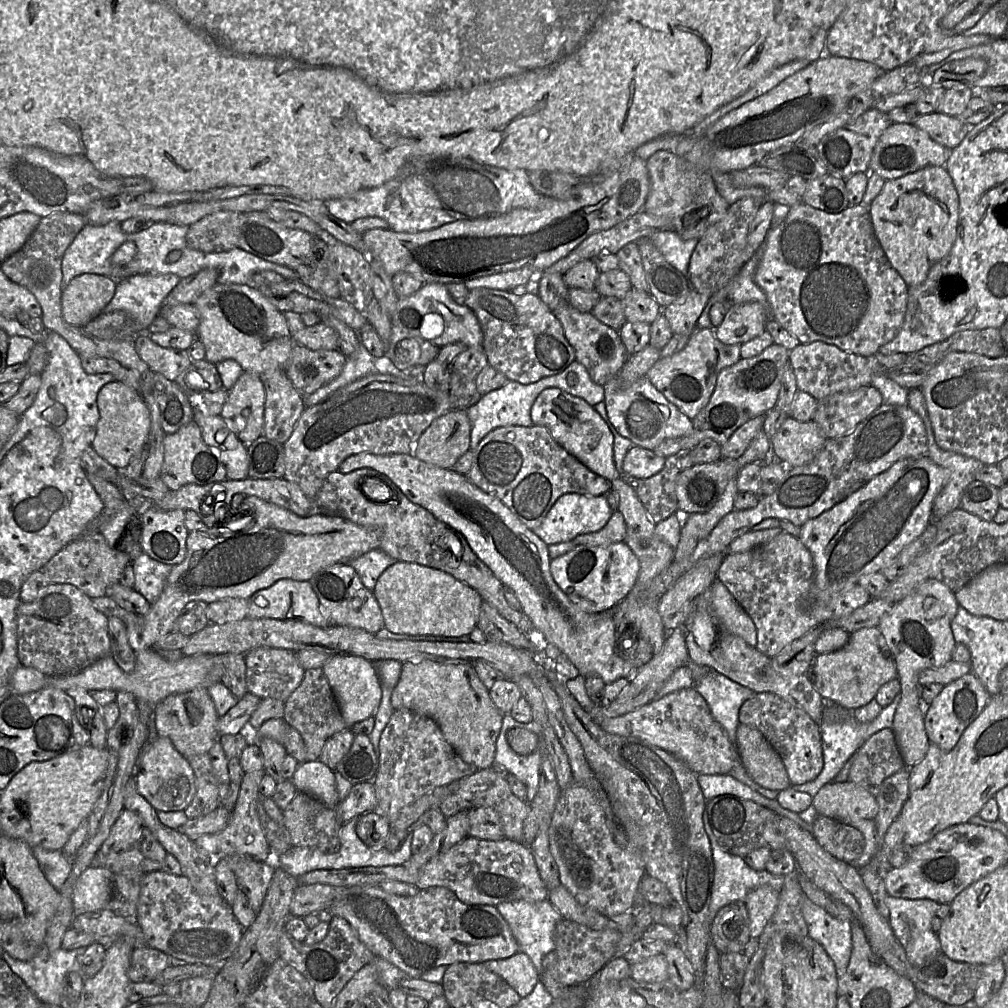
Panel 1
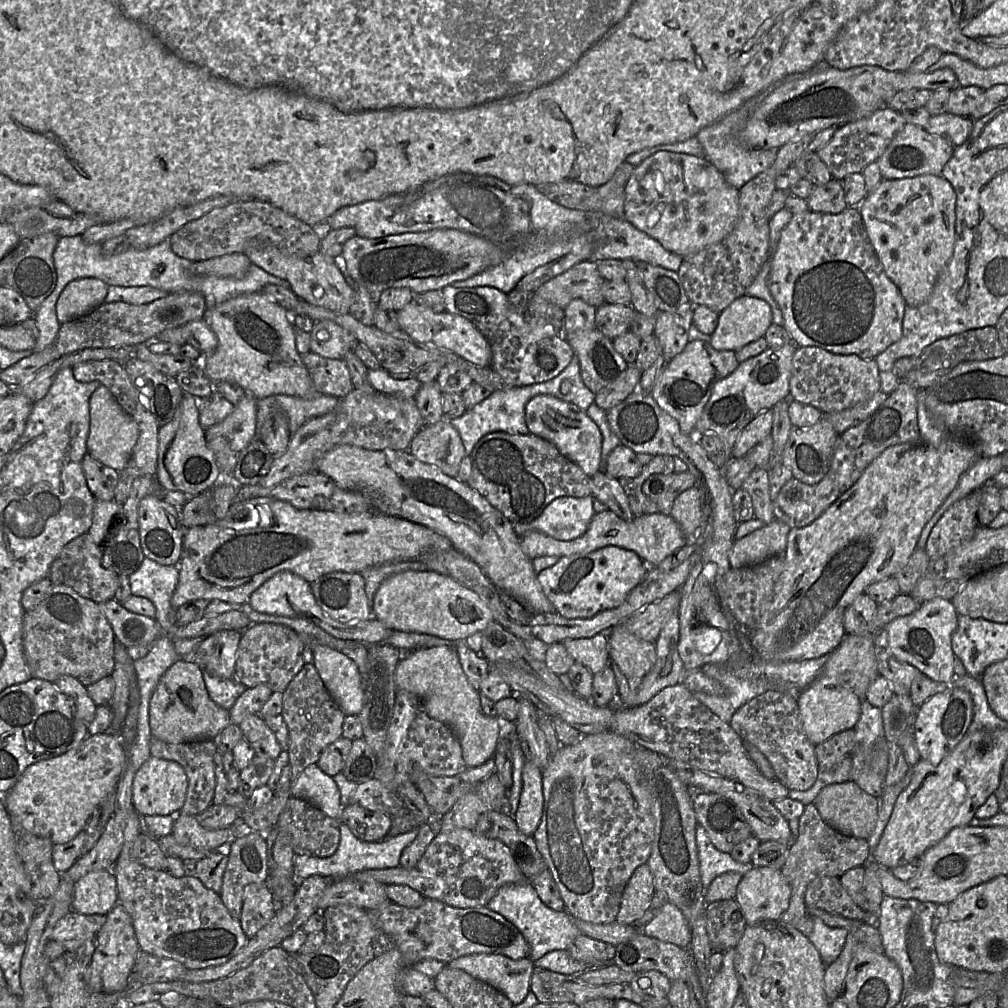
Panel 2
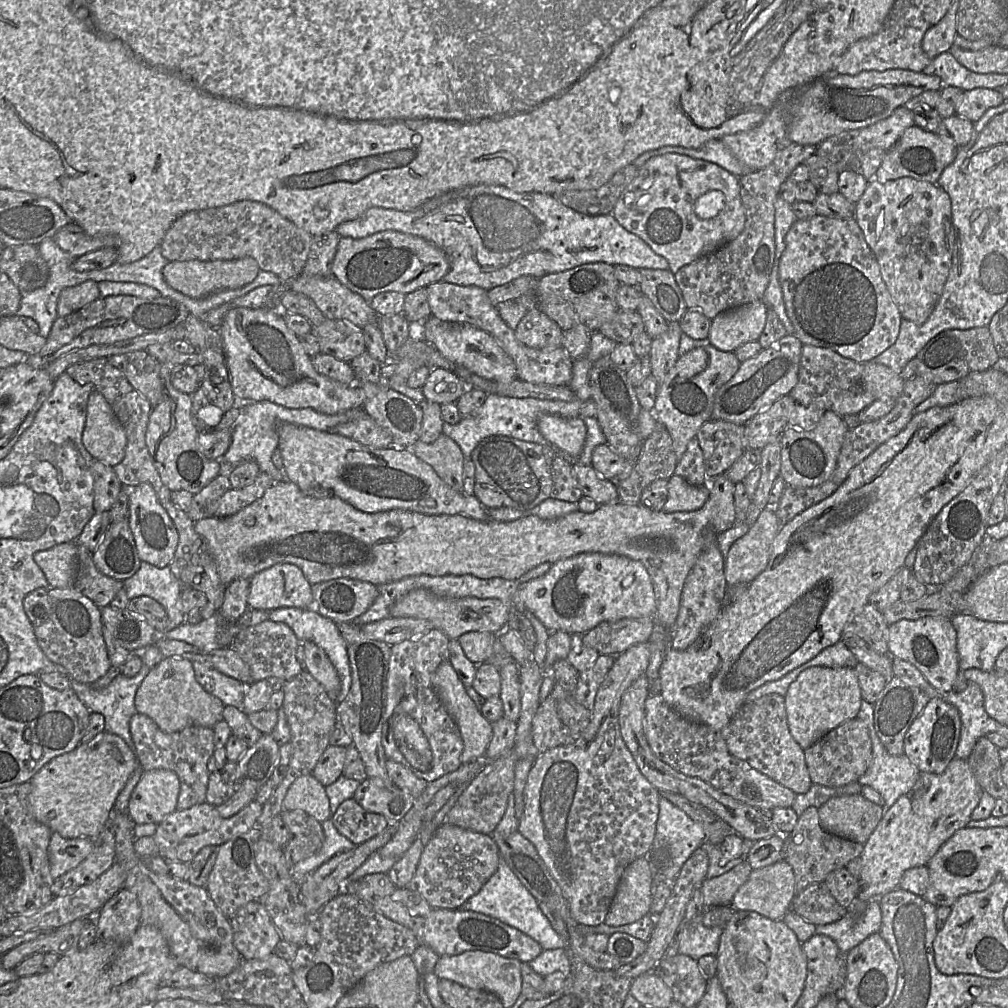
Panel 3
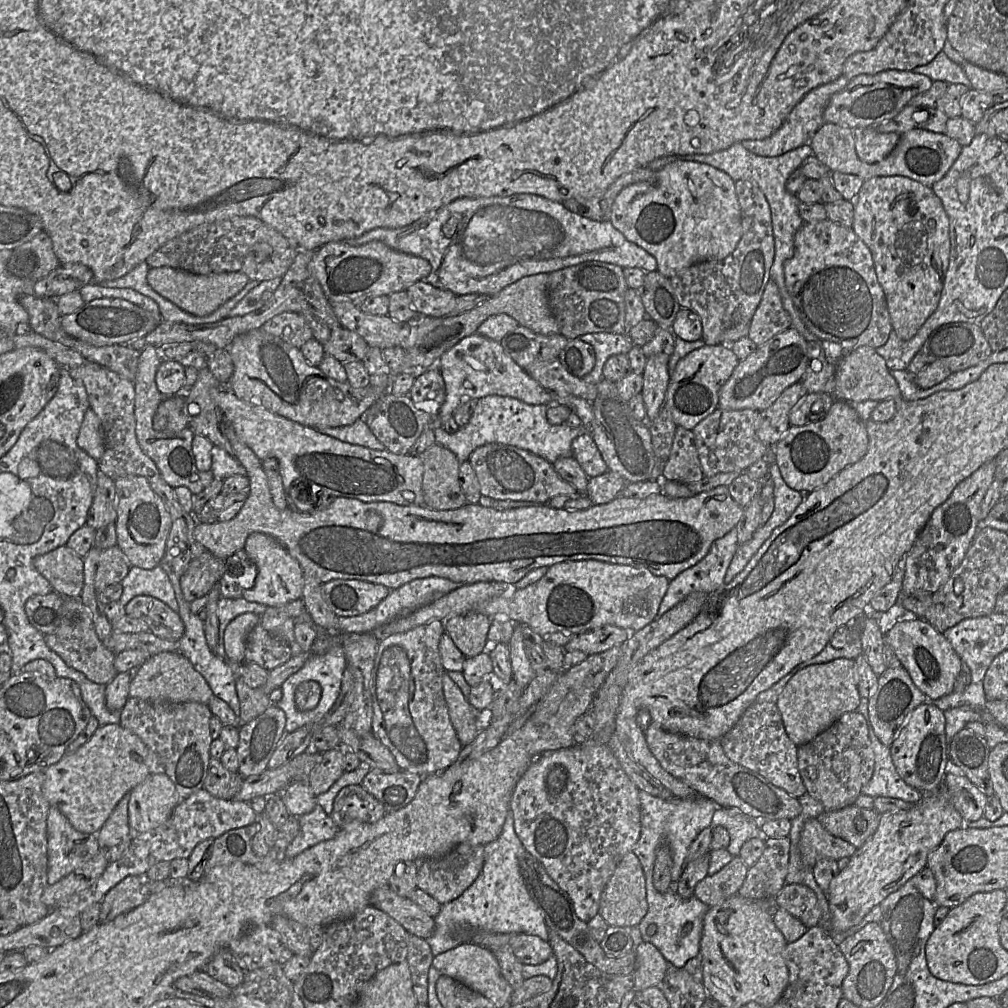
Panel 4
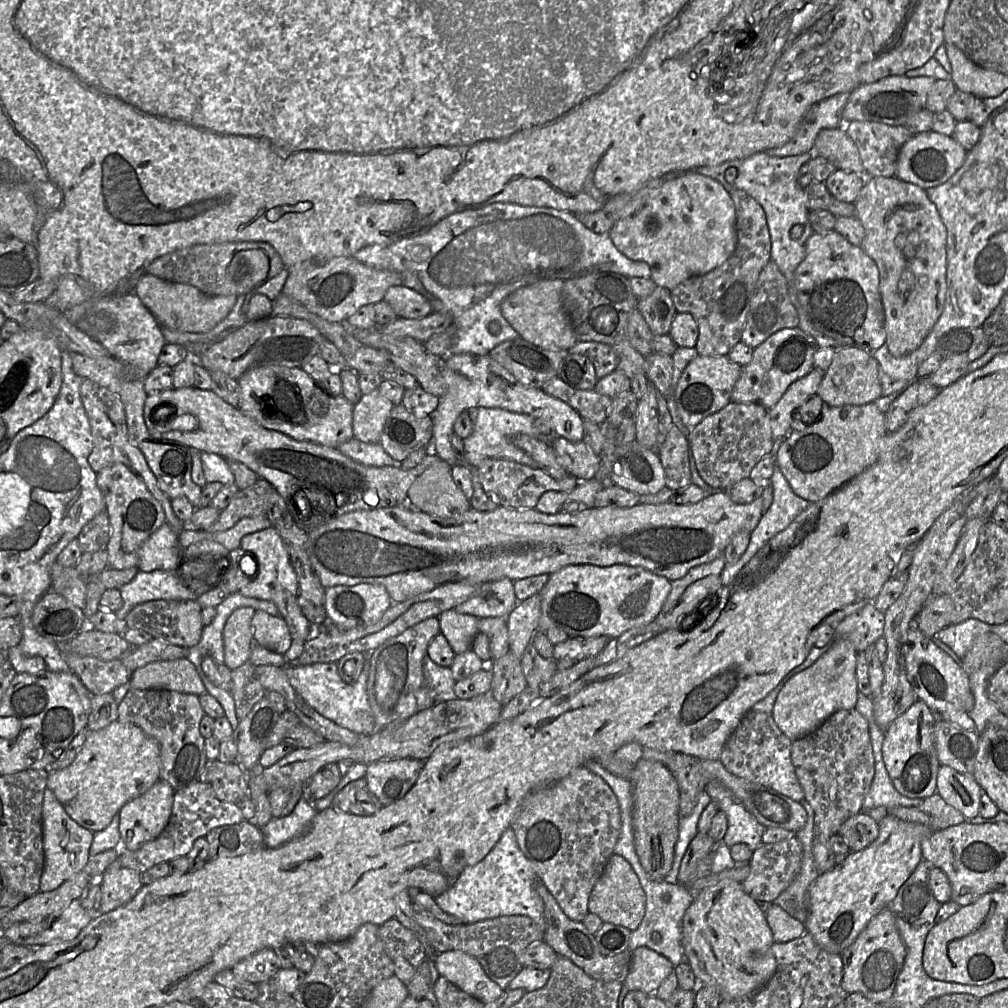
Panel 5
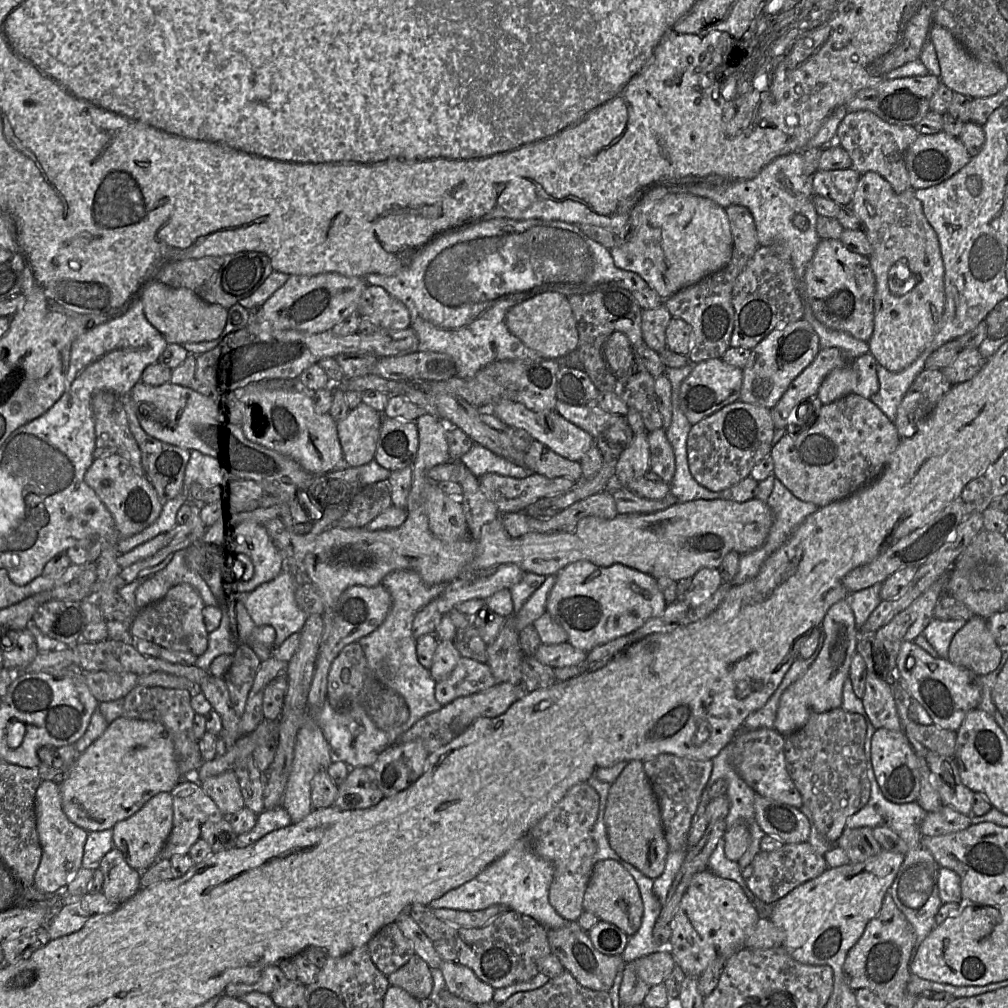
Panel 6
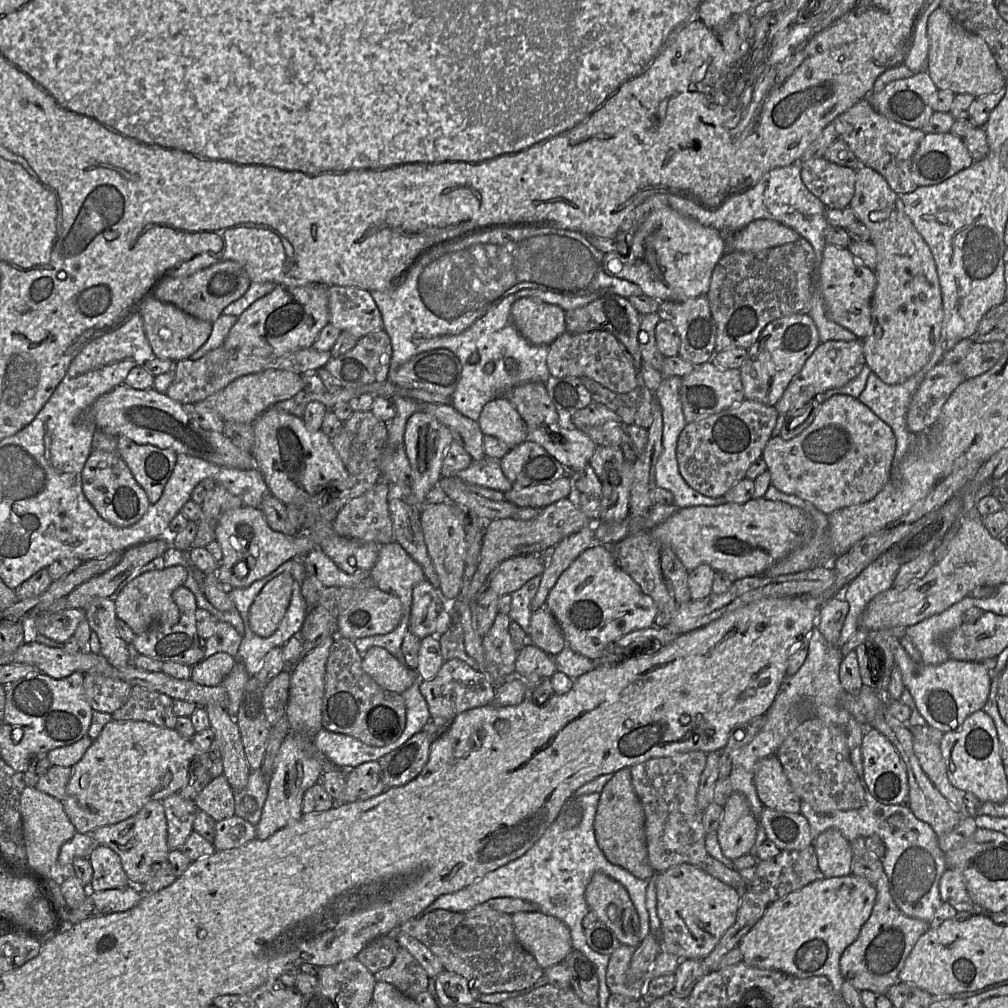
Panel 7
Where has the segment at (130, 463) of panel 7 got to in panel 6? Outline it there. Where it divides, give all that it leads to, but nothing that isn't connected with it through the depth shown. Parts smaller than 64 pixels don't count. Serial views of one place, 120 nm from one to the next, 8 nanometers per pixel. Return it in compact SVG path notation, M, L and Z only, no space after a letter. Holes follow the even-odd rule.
M129 394L118 395L127 414L128 425L132 436L136 440L141 451L141 461L146 477L154 487L158 497L164 503L184 492L185 469L191 456L188 449L171 445L149 436L141 427L136 414L136 407Z

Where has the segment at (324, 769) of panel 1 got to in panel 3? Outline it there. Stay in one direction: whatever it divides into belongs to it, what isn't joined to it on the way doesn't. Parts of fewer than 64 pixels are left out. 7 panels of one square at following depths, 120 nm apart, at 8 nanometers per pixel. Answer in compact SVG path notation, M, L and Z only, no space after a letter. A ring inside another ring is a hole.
M312 773L298 777L288 788L283 800L284 810L302 810L323 822L332 817L329 798Z

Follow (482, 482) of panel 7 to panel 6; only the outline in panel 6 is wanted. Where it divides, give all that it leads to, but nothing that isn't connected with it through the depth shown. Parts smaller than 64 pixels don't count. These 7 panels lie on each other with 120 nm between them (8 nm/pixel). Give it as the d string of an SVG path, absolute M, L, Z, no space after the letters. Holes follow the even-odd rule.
M474 444L459 461L477 478L487 473L524 478L531 473L526 467L516 465L479 444Z

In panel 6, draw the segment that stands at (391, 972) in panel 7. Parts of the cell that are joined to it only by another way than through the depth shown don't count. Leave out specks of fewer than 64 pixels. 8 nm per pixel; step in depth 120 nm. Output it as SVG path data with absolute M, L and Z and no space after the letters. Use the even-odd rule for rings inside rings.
M416 953L406 964L387 977L390 985L407 991L418 1000L427 999L432 991L431 968Z

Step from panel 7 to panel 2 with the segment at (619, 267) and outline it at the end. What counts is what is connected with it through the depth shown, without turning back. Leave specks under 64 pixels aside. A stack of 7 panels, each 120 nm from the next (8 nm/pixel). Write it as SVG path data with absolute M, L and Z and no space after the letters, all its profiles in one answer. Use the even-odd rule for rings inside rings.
M659 151L651 155L638 166L634 167L632 175L624 187L624 193L625 200L623 219L632 224L639 231L644 232L651 238L657 240L667 251L673 252L682 258L694 255L705 247L720 242L733 230L738 221L738 190L728 184L723 175L706 159L688 154Z

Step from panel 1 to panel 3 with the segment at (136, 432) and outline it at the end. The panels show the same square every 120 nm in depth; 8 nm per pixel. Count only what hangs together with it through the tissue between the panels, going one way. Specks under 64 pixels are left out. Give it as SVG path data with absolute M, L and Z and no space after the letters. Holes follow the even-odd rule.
M96 390L88 398L82 443L94 460L111 467L125 455L125 430L104 396Z

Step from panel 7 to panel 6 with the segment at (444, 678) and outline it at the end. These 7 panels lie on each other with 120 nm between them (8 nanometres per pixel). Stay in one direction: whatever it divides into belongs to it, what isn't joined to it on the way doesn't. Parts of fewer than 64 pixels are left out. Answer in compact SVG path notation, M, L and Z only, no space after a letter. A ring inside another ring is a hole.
M461 658L450 675L436 683L435 698L445 706L460 697L484 691L496 683L486 663Z

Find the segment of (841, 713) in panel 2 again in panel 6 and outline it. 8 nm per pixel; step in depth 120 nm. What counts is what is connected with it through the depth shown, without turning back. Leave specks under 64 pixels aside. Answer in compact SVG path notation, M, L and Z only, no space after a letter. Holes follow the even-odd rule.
M846 599L828 609L820 628L823 637L820 653L804 675L784 690L779 700L774 728L784 736L805 725L812 715L841 706L843 685L849 677L851 661L860 638L852 609Z

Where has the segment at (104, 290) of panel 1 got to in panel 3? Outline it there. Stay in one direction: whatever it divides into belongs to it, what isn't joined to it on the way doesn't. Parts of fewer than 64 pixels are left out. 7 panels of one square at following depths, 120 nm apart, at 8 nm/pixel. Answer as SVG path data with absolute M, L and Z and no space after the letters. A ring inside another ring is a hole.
M92 280L63 289L57 304L58 317L76 312L99 298L98 283Z

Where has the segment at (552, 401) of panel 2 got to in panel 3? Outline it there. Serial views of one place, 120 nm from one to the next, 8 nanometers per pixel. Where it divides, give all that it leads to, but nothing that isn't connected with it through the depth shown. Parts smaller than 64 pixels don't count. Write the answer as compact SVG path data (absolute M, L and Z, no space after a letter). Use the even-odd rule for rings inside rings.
M541 415L538 429L548 444L571 457L578 457L584 447L587 428L581 417Z

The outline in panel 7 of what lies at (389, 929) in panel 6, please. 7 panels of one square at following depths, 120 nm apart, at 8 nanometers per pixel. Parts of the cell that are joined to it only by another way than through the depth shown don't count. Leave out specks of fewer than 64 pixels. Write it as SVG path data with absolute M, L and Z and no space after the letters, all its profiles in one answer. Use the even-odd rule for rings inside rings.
M388 933L373 939L356 957L374 974L393 962L399 947L397 936L394 933Z

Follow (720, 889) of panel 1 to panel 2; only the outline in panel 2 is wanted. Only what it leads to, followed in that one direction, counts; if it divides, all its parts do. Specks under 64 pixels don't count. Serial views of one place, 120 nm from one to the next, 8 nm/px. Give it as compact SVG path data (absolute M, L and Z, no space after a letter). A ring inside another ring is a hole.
M701 825L696 828L696 845L704 895L717 876L726 872L738 872L744 875L754 867L750 862L737 862L729 853L716 849Z

